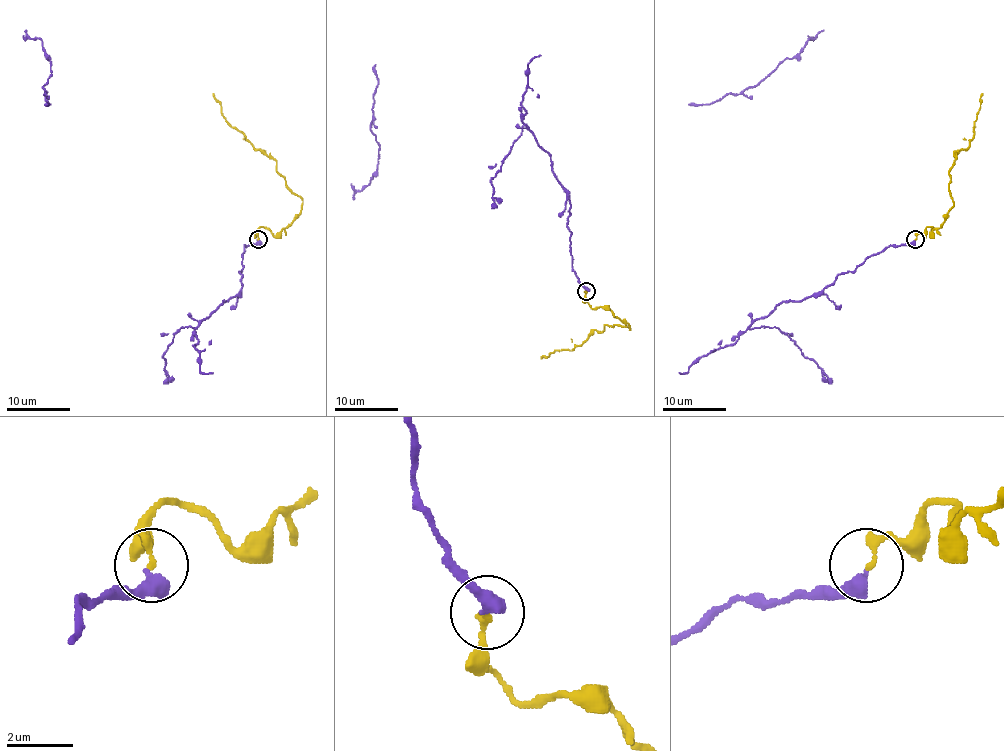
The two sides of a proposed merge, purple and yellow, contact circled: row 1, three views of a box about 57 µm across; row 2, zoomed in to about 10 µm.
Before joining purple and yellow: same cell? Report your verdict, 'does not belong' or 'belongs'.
belongs

